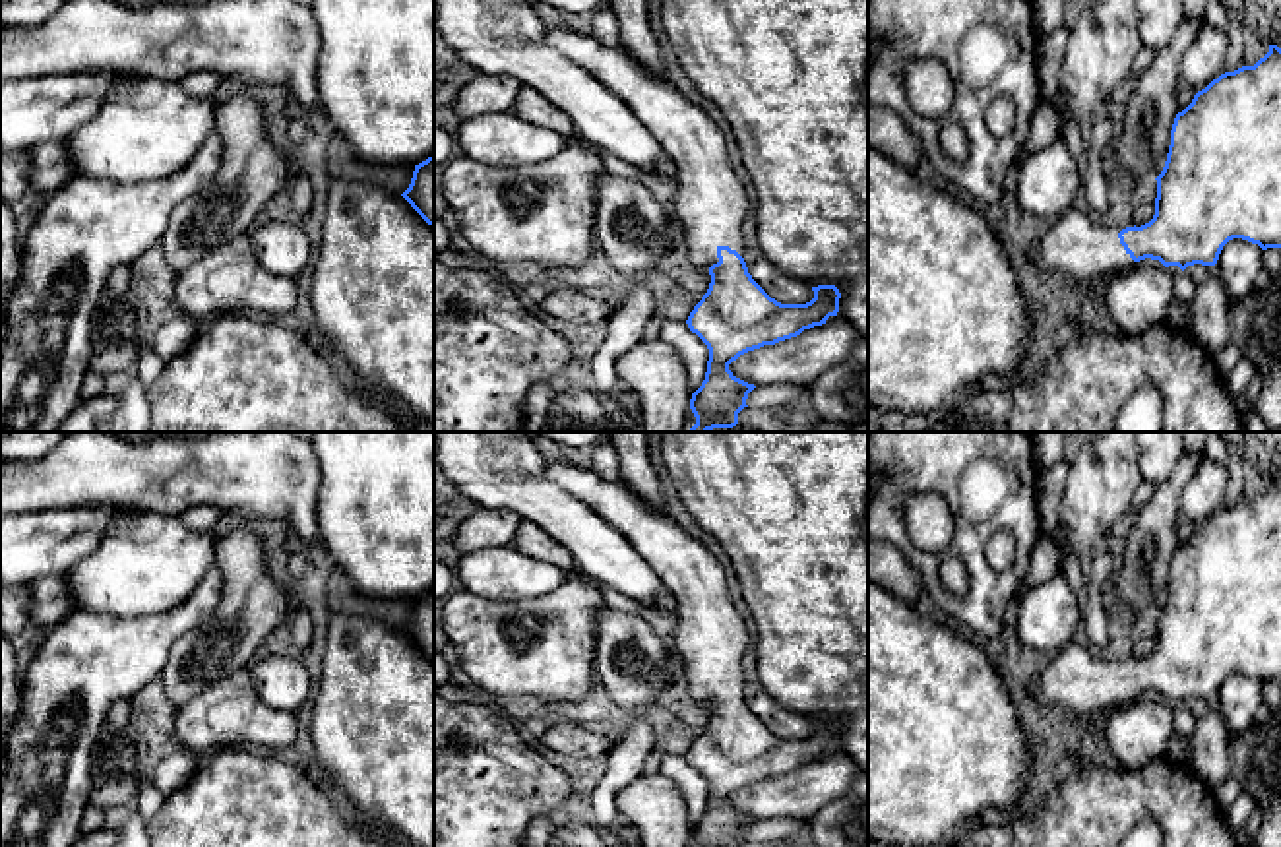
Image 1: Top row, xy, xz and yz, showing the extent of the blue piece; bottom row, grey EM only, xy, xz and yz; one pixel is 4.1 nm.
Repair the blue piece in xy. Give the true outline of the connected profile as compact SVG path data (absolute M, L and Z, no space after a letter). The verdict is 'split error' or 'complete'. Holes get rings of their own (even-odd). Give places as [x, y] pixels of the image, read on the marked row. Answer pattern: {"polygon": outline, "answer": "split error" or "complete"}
{"polygon": "M434 155L415 165L411 184L401 196L434 227Z", "answer": "complete"}

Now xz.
{"polygon": "M545 23L545 39L570 62L591 72L610 93L620 97L676 165L678 196L671 209L684 227L682 246L690 262L707 267L711 275L707 293L686 320L690 331L709 349L705 380L690 399L690 409L696 417L690 432L733 428L738 424L738 413L748 407L748 393L756 386L736 378L729 364L748 351L775 345L826 324L829 316L837 316L841 293L835 285L818 285L812 287L814 298L810 302L781 304L752 279L744 262L748 248L742 233L750 211L750 196L729 165L721 128L686 99L669 78L649 72L620 47L605 47L595 37L574 31L566 23Z", "answer": "split error"}

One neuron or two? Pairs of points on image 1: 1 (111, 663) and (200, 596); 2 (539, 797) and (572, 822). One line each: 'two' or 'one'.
1: one
2: two

